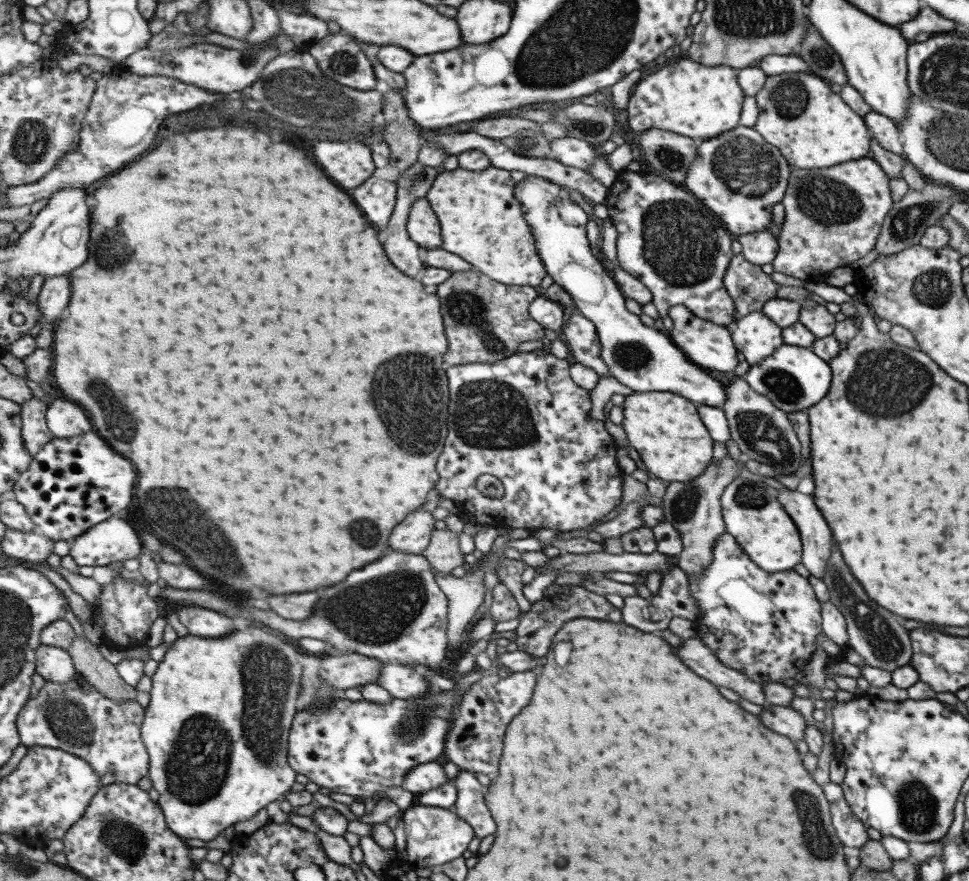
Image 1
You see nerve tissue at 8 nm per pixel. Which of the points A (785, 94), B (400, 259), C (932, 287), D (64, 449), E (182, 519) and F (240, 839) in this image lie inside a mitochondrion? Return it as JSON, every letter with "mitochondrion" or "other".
{"A":"mitochondrion","B":"other","C":"mitochondrion","D":"other","E":"mitochondrion","F":"other"}

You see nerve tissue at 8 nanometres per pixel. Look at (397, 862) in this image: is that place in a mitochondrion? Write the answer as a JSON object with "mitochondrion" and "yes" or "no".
{"mitochondrion":"no"}

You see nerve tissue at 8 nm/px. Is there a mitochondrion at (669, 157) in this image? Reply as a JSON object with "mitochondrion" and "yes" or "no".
{"mitochondrion":"yes"}

